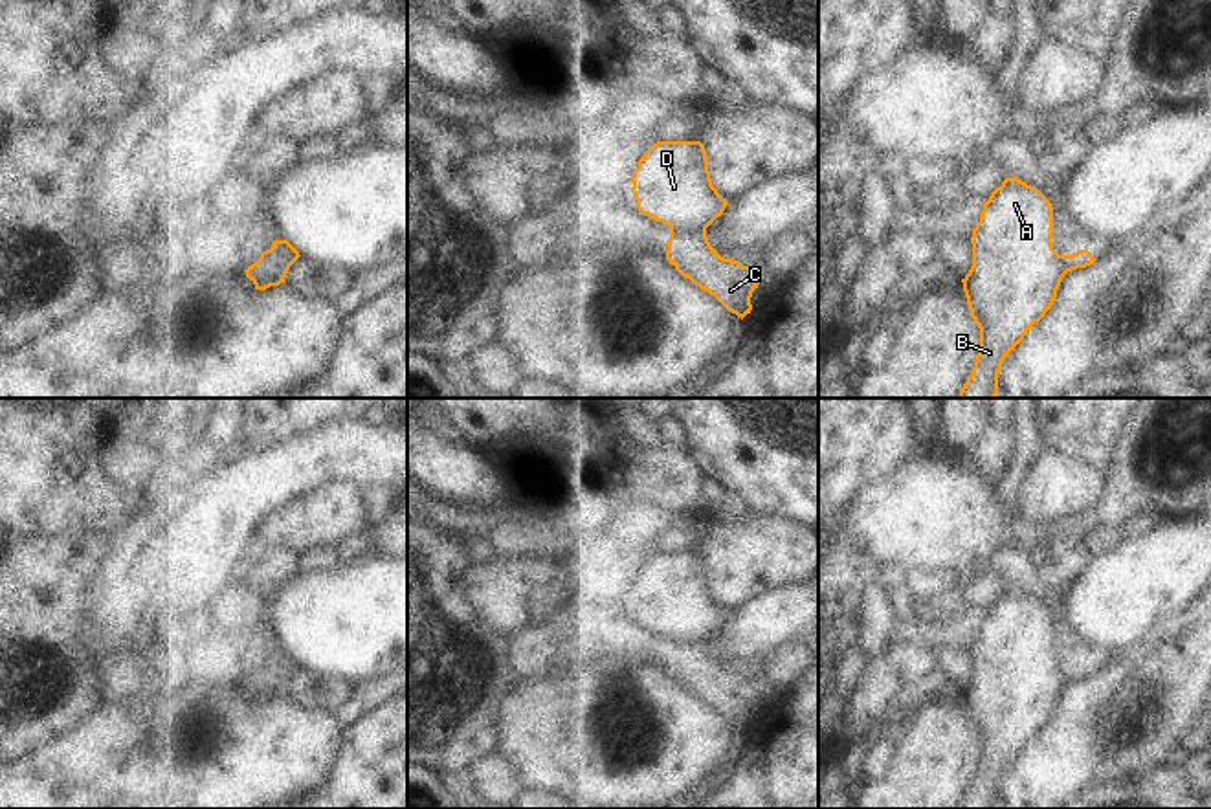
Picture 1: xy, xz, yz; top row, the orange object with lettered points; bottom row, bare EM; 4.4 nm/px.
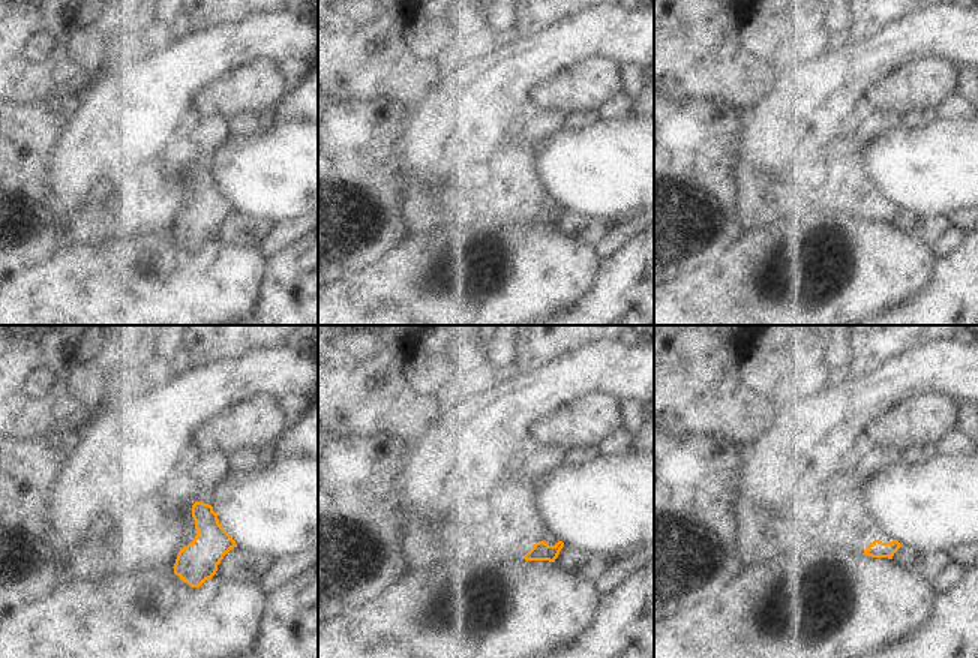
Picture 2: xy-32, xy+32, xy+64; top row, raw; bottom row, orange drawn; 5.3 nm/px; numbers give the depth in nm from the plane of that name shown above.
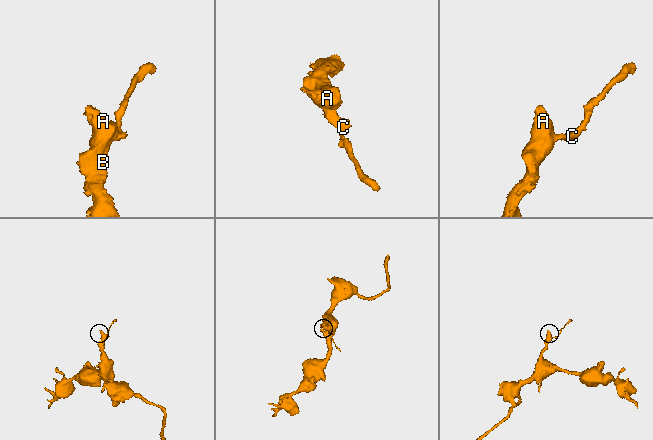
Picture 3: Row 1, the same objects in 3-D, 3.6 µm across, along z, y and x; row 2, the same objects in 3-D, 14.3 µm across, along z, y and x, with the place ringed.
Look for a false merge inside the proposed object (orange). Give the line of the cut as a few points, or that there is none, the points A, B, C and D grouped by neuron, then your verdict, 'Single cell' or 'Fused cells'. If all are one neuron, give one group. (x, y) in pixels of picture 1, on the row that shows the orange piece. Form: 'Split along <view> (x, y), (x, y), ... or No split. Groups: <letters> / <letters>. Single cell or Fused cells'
Split along xz (670, 224), (681, 230), (705, 230). Groups: A B D / C. Fused cells

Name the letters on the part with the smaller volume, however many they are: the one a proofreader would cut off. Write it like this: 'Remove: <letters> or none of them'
Remove: C

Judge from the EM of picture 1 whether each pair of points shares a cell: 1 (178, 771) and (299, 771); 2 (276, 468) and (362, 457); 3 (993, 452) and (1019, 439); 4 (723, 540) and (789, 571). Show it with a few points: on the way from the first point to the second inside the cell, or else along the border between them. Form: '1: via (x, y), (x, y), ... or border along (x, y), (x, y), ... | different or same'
1: via (208, 762), (270, 760) | same
2: via (298, 466), (322, 457), (340, 457) | same
3: via (999, 446), (1013, 439) | same
4: via (740, 556), (773, 556) | same

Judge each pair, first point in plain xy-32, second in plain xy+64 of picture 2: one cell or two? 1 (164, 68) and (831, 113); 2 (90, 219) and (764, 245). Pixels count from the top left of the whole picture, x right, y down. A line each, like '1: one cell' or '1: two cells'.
1: one cell
2: two cells

